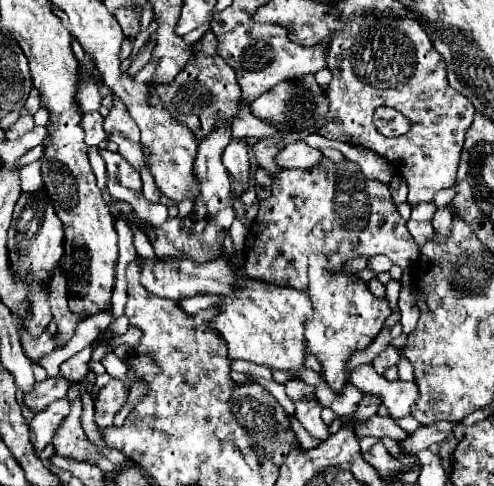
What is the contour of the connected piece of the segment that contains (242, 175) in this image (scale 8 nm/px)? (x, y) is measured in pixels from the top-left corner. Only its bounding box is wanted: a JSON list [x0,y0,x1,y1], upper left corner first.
[224,140,250,182]

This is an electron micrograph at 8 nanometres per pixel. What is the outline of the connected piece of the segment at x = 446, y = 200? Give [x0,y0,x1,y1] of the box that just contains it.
[433,185,458,208]

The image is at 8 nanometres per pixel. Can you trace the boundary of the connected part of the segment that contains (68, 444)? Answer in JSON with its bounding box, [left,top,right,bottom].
[54,398,104,464]

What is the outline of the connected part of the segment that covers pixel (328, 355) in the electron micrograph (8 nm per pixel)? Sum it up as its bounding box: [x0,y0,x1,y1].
[306,256,390,392]

